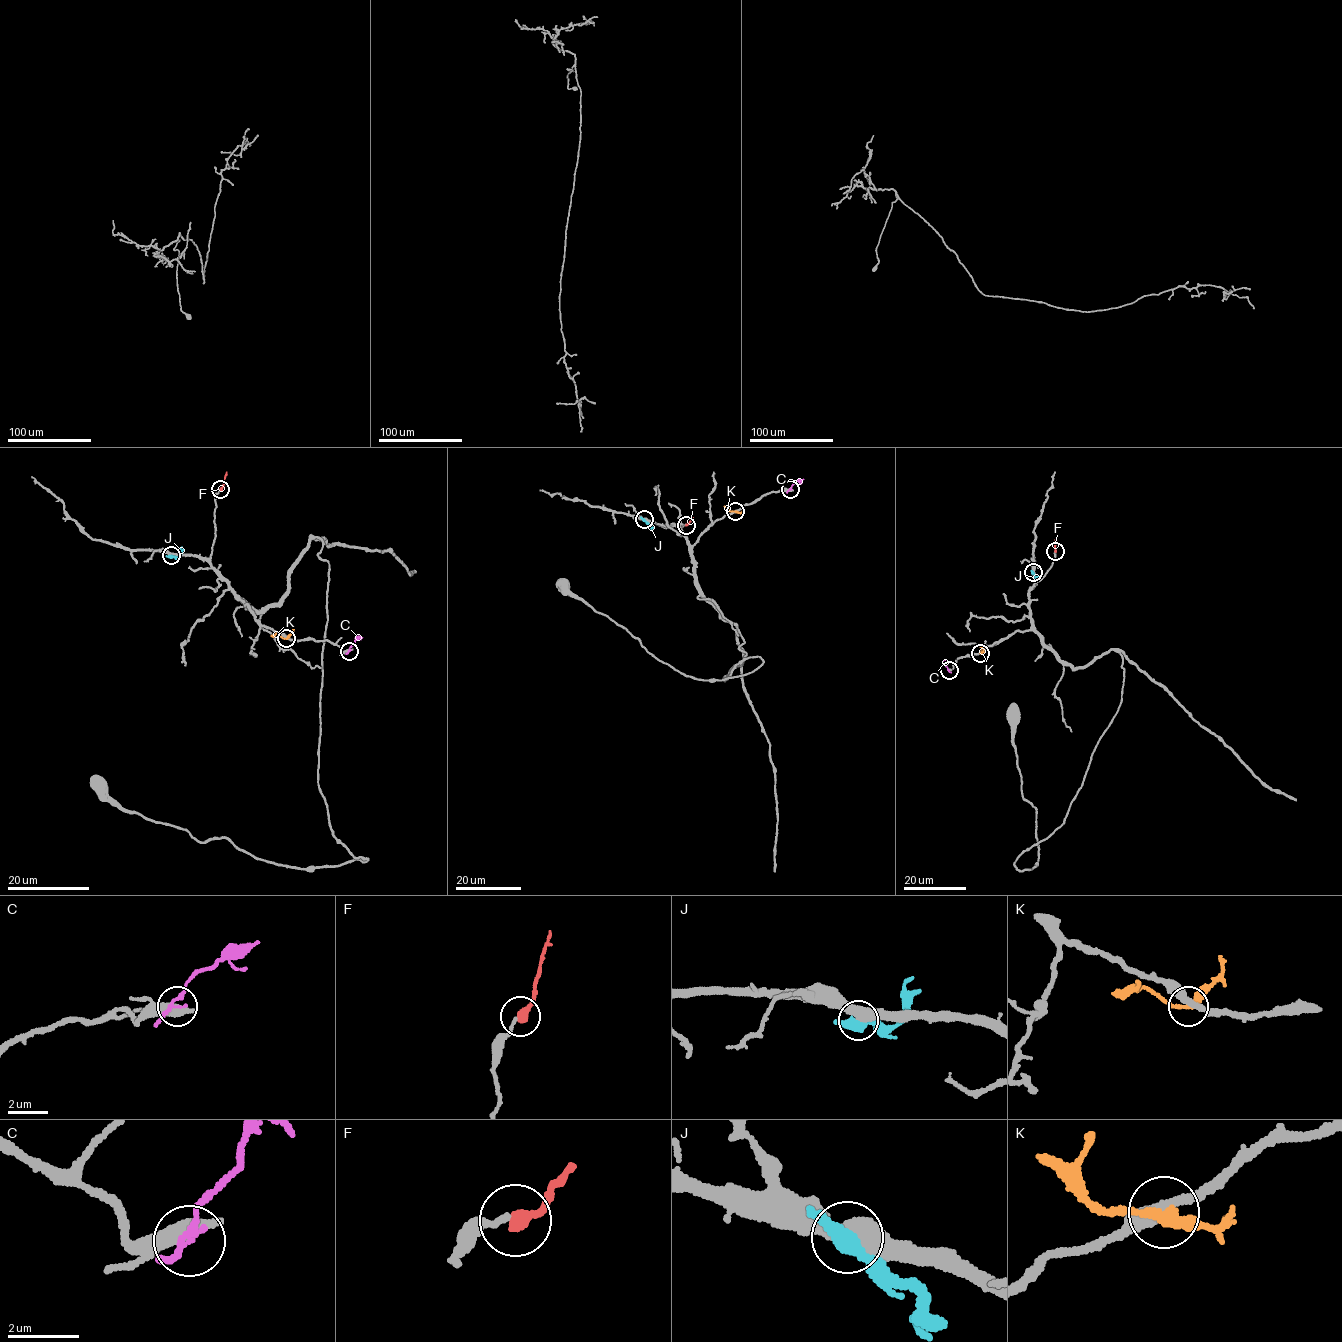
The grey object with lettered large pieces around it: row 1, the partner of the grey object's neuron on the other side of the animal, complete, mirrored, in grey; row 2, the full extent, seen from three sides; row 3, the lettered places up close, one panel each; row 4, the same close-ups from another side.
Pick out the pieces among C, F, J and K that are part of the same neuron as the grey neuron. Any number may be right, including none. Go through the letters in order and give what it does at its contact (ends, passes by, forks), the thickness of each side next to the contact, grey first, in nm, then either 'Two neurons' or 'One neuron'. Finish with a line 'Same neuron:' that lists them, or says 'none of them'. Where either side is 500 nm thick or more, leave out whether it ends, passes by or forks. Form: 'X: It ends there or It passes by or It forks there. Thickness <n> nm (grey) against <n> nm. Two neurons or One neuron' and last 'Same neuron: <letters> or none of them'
C: Thickness 600 nm (grey) against 130 nm. Two neurons
F: It ends there. Thickness 140 nm (grey) against 380 nm. One neuron
J: Thickness 500 nm (grey) against 380 nm. Two neurons
K: It passes by. Thickness 320 nm (grey) against 280 nm. Two neurons
Same neuron: F

